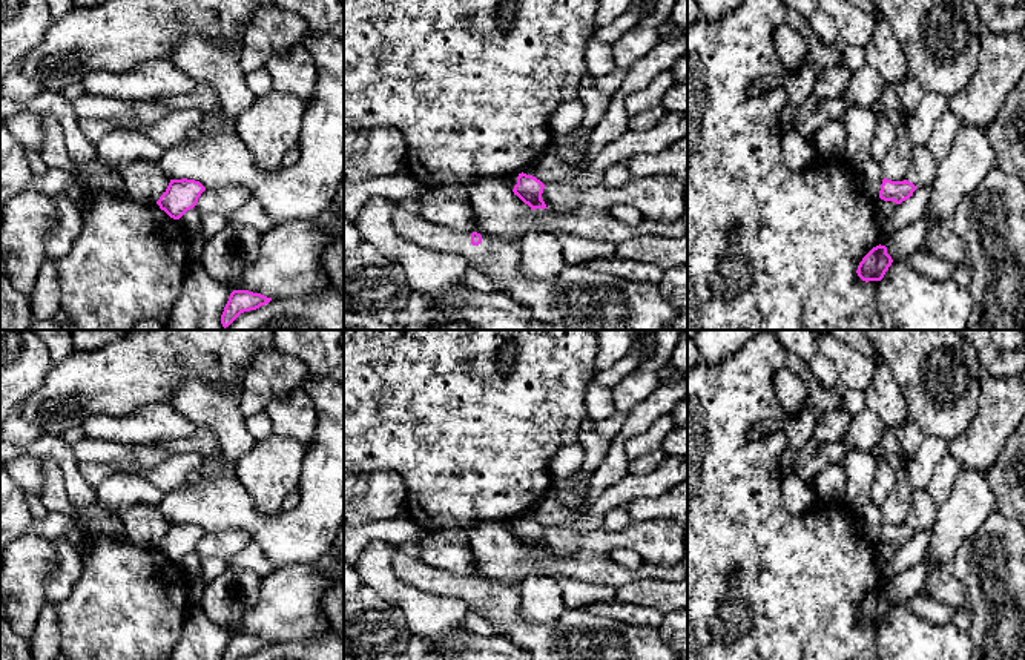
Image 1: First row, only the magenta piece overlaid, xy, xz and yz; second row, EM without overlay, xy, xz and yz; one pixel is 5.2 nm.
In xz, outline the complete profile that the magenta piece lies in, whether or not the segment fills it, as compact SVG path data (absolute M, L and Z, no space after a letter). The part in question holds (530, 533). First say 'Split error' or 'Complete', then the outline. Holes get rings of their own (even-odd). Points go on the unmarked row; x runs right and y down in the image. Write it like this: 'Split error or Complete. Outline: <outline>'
Complete. Outline: M519 517L517 528L512 536L517 539L525 548L534 553L548 553L545 545L542 543L545 528L532 519Z

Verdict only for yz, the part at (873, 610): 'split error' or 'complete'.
complete

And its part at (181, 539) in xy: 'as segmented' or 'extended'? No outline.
as segmented

